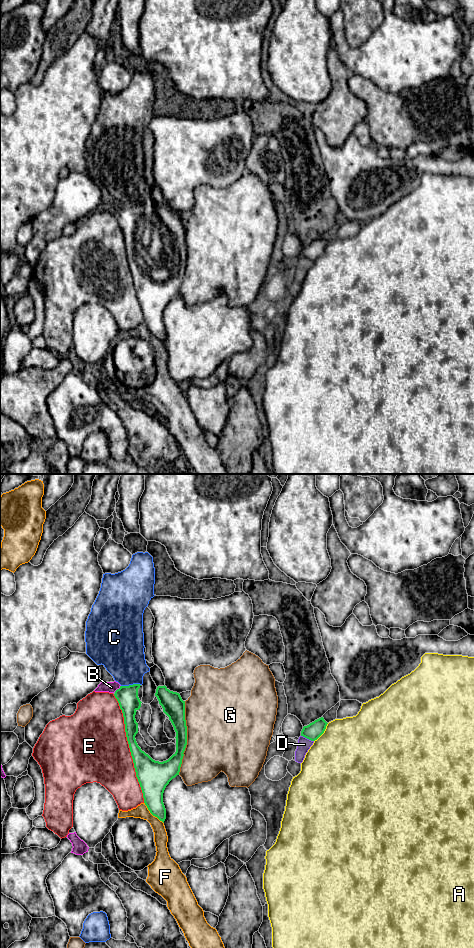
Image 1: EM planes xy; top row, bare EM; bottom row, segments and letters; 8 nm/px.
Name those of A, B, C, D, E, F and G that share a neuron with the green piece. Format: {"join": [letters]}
{"join": []}

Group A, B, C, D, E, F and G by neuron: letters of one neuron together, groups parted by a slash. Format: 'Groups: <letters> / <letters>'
Groups: A / B / C / D / E / F / G

